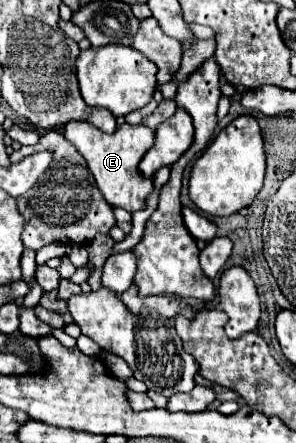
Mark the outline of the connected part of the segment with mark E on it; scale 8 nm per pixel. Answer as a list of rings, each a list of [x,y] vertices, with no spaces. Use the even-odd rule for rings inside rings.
[[[72,120],[70,124],[64,126],[64,136],[76,146],[76,150],[88,162],[88,168],[94,174],[94,180],[110,206],[120,206],[128,212],[136,212],[144,208],[146,196],[152,192],[152,180],[142,178],[138,174],[138,162],[154,146],[156,140],[154,130],[150,130],[144,124],[136,124],[136,126],[122,124],[116,128],[116,132],[106,134],[88,122]]]

